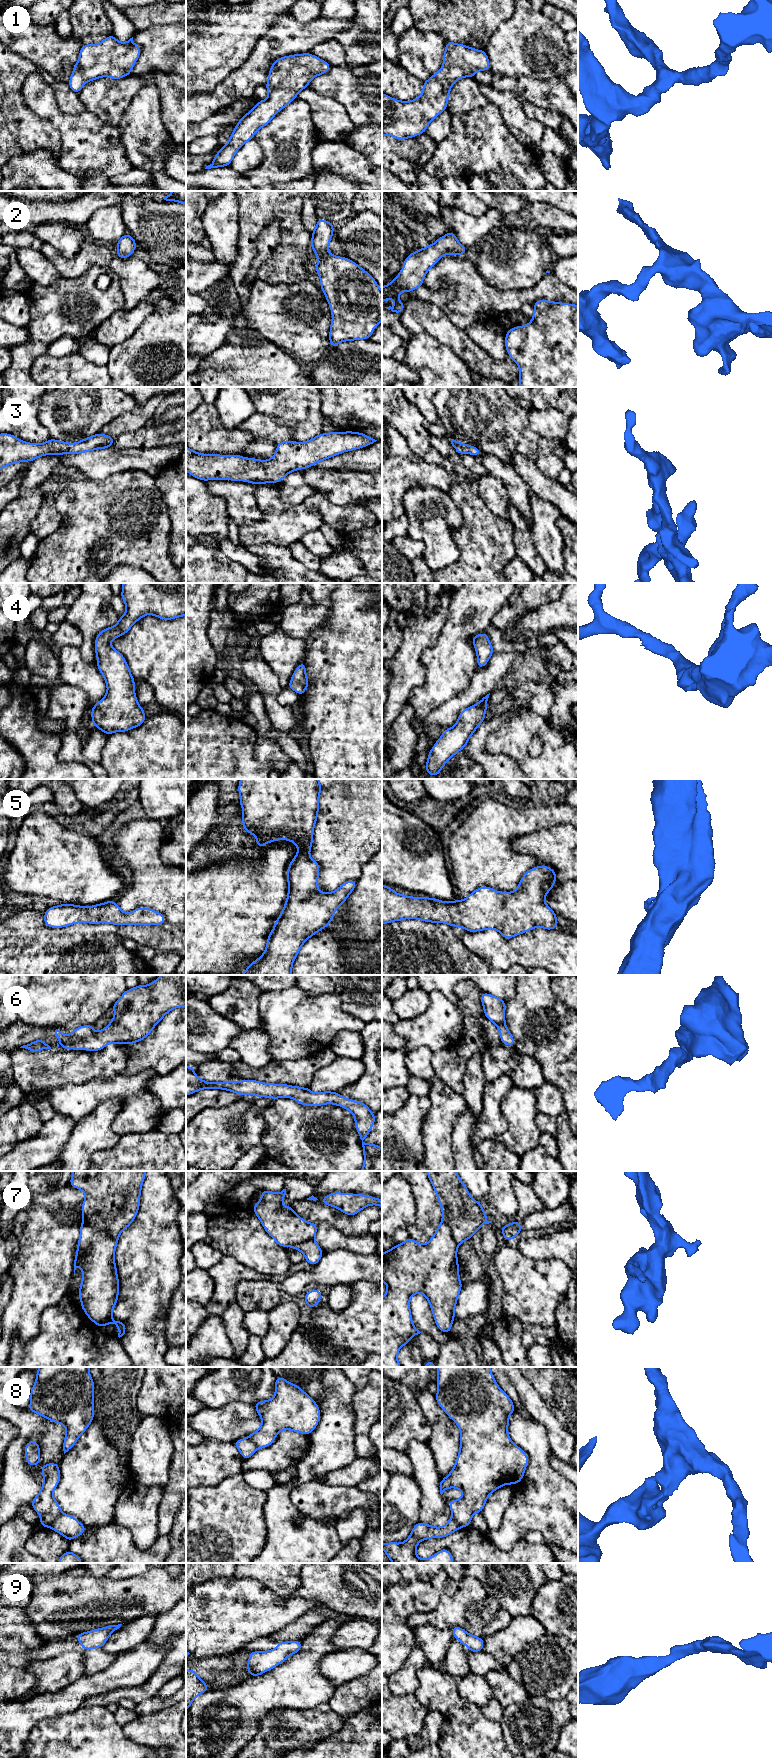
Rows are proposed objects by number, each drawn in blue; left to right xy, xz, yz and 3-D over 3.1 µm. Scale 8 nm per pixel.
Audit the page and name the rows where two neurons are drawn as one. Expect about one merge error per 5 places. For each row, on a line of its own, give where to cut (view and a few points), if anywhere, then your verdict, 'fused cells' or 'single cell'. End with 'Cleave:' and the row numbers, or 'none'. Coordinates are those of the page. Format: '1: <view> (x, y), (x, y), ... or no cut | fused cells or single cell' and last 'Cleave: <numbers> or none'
1: no cut | single cell
2: no cut | single cell
3: no cut | single cell
4: no cut | single cell
5: no cut | single cell
6: no cut | single cell
7: xy (83, 1220), (117, 1240) | fused cells
8: xy (63, 1513), (49, 1526) | fused cells
9: no cut | single cell
Cleave: 7, 8

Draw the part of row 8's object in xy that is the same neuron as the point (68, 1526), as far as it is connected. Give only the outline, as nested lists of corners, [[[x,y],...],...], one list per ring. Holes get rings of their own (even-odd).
[[[64,1513],[51,1524],[50,1528],[64,1536],[68,1542],[82,1535],[87,1529],[75,1517]]]

